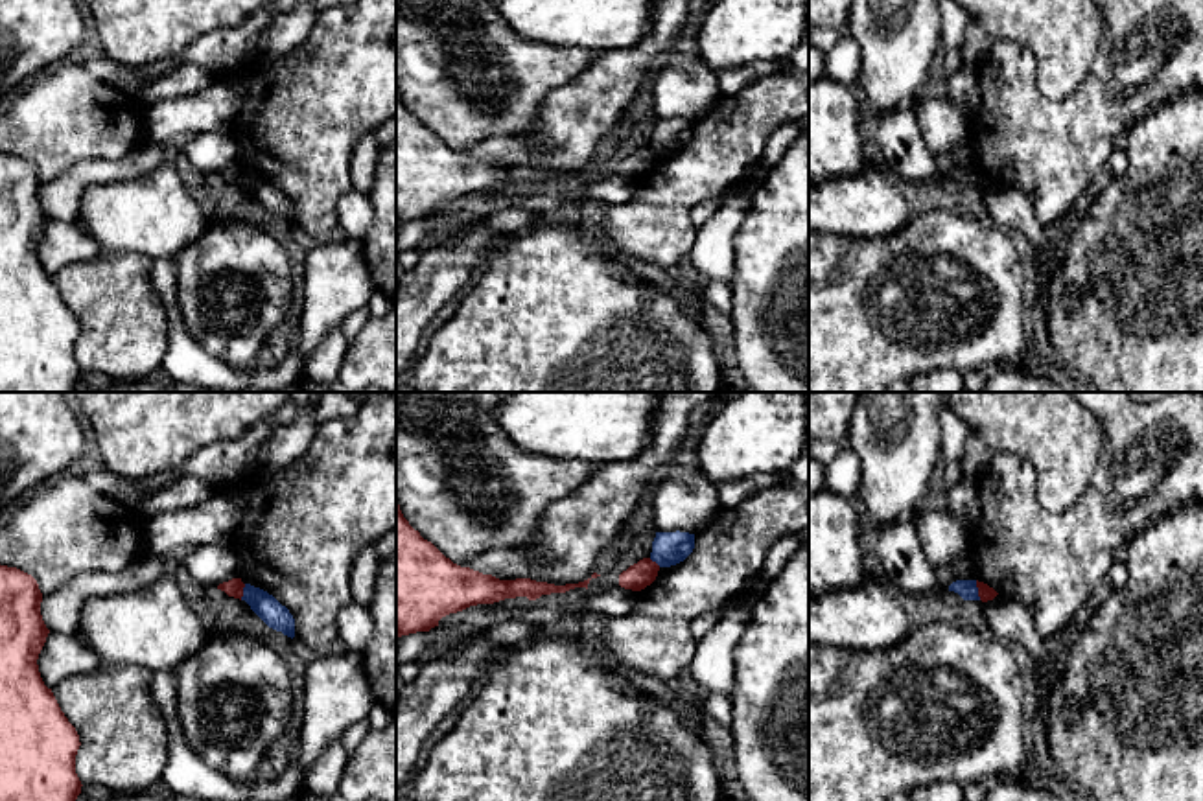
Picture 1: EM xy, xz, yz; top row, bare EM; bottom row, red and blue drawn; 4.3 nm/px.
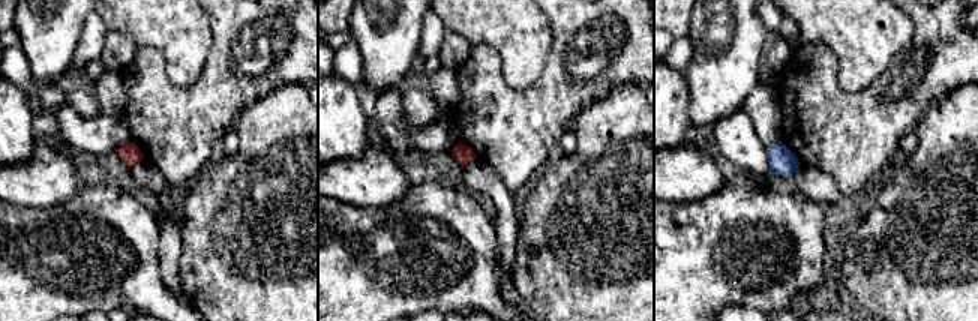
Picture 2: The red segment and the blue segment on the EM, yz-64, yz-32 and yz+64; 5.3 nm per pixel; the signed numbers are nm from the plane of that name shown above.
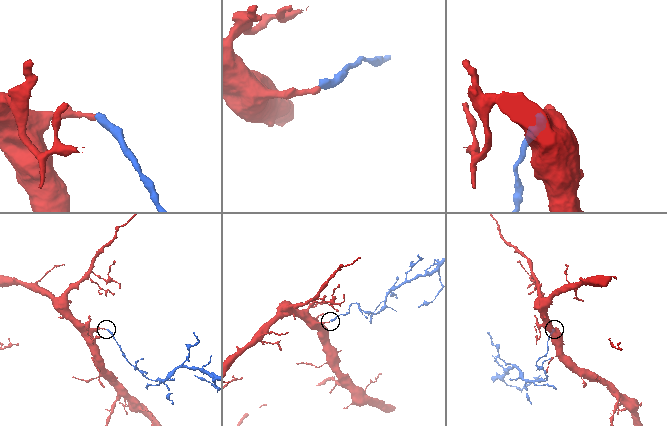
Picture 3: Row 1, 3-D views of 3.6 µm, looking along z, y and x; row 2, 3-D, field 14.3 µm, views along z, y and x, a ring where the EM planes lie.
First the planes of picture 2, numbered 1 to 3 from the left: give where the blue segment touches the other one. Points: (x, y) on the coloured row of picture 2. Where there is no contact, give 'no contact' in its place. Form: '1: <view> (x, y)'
1: no contact
2: no contact
3: no contact

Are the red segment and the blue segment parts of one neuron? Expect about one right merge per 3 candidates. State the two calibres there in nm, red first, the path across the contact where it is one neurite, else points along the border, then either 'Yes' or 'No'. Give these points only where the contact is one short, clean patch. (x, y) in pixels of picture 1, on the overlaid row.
Thickness 70 nm (red) against 90 nm. Boundary: yz (975, 580), (981, 599). No

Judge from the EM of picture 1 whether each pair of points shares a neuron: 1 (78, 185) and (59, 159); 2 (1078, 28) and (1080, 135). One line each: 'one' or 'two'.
1: two
2: two

